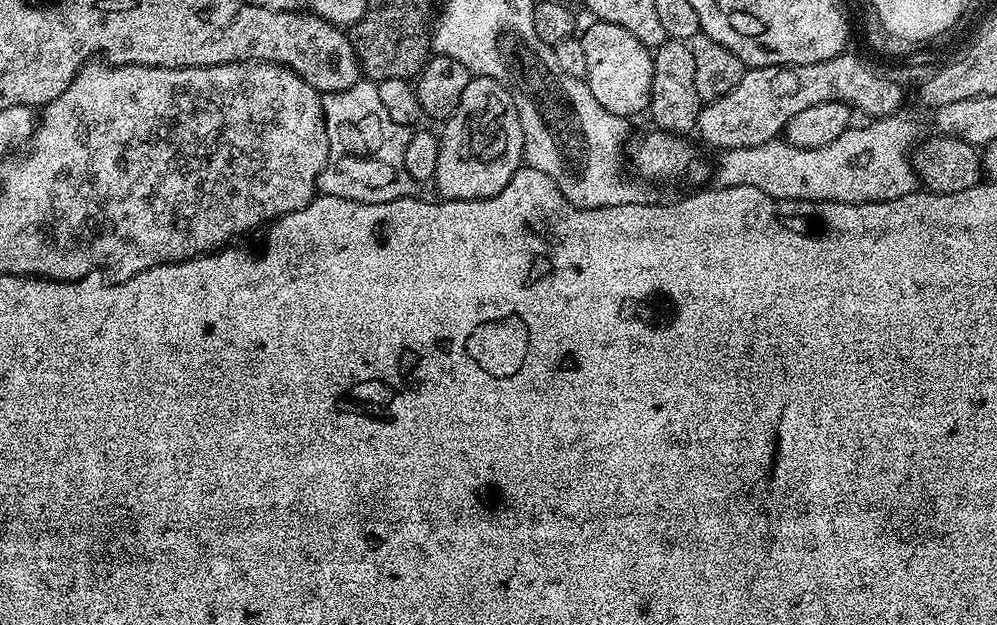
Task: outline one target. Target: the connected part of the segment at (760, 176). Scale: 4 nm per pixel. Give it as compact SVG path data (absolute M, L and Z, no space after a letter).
M903 115L882 116L879 118L869 119L868 124L853 126L846 129L842 134L838 134L838 138L834 138L834 142L828 143L826 146L818 146L817 148L796 148L793 144L789 144L787 139L777 138L766 142L762 146L746 146L745 148L730 148L719 153L720 161L716 164L716 180L714 180L717 188L733 188L734 186L754 186L754 190L762 190L762 194L773 196L776 200L829 200L830 202L838 202L839 204L881 204L887 200L894 198L902 198L906 194L917 191L918 177L914 169L912 169L912 157L910 153L913 151L914 145L917 143L916 128L908 120L903 120Z

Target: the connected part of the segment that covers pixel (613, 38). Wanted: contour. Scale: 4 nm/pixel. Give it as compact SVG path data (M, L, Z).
M596 20L579 37L582 51L586 53L586 74L583 79L590 86L590 94L606 106L612 116L633 118L643 113L652 100L653 53L630 30L614 26L605 20Z

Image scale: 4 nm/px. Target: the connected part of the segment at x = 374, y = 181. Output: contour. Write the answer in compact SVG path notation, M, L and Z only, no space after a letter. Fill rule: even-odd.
M362 78L341 92L325 92L322 103L328 157L316 180L316 187L323 195L363 204L381 204L419 193L421 181L410 178L406 171L406 146L412 132L409 125L395 124L390 114L386 114L373 81Z

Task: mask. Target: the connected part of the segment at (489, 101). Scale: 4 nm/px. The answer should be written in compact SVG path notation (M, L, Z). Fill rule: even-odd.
M473 75L458 110L443 121L442 128L434 185L443 199L485 200L497 196L522 167L524 131L514 98L488 76Z

